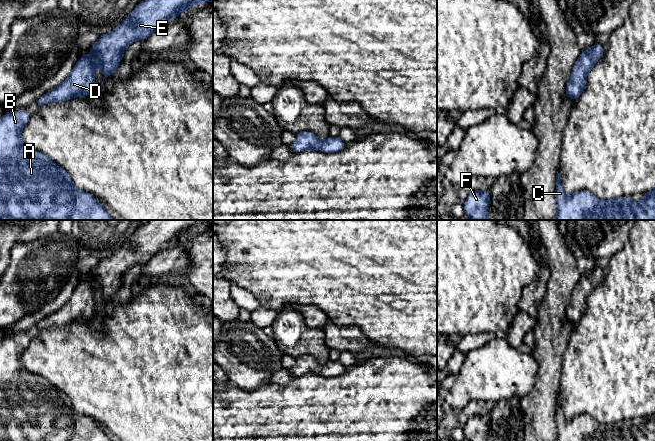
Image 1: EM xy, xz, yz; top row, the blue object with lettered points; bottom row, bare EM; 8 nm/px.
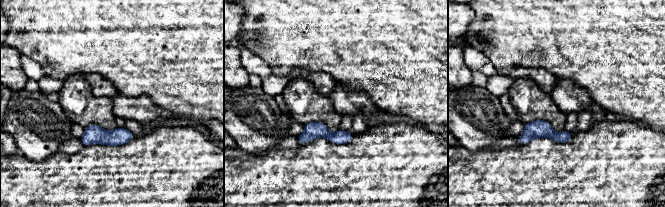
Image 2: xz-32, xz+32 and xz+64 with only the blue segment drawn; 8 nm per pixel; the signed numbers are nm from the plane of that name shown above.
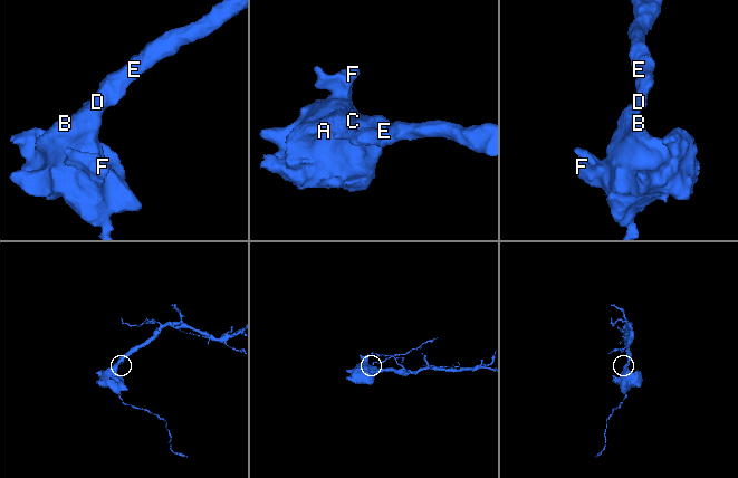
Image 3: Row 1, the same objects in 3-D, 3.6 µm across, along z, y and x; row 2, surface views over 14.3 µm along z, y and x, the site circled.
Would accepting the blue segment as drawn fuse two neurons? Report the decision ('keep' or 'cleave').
keep

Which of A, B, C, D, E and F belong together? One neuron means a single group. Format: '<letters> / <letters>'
A B C D E F

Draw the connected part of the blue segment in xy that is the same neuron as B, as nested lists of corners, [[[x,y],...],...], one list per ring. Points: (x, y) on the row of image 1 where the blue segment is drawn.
[[[15,111],[0,118],[0,220],[114,220],[93,195],[73,184],[65,170],[24,144],[21,132],[30,117],[28,112]]]

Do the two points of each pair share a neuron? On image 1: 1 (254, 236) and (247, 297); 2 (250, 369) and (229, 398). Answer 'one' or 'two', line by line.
1: two
2: two

